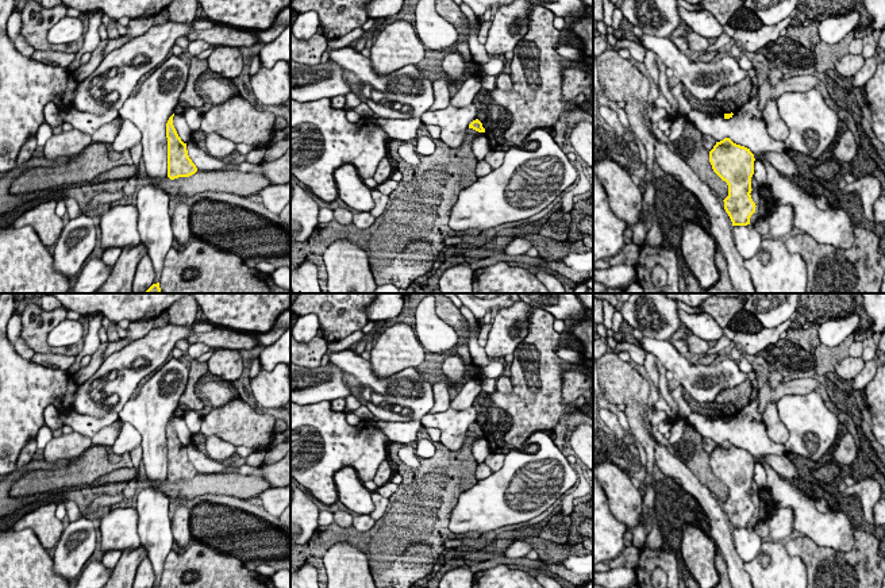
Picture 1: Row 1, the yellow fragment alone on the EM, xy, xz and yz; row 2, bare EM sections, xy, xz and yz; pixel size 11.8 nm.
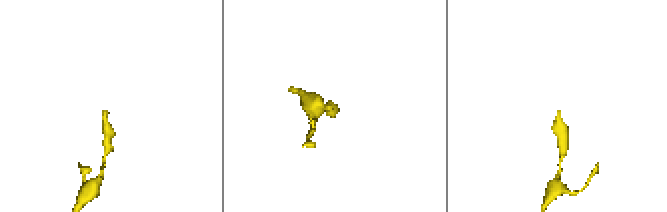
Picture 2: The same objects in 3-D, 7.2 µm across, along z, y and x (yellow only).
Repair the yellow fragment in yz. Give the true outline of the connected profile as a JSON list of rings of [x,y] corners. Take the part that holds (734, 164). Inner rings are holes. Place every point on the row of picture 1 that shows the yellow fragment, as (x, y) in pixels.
[[[730,138],[716,142],[709,151],[713,172],[728,185],[728,196],[723,201],[732,226],[750,224],[755,212],[757,205],[750,195],[754,161],[750,149],[734,143]]]

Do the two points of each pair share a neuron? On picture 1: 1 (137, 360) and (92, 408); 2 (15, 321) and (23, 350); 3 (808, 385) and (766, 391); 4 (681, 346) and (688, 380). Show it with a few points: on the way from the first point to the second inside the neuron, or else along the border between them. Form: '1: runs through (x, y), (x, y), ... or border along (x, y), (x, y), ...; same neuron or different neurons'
1: runs through (127, 377), (122, 402), (110, 410); same neuron
2: runs through (15, 327), (15, 339), (19, 344); same neuron
3: runs through (797, 385), (777, 391); same neuron
4: border along (670, 341), (680, 353), (687, 356); different neurons

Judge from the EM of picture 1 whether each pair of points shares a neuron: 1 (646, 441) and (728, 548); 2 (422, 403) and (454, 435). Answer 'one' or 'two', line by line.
1: two
2: two

